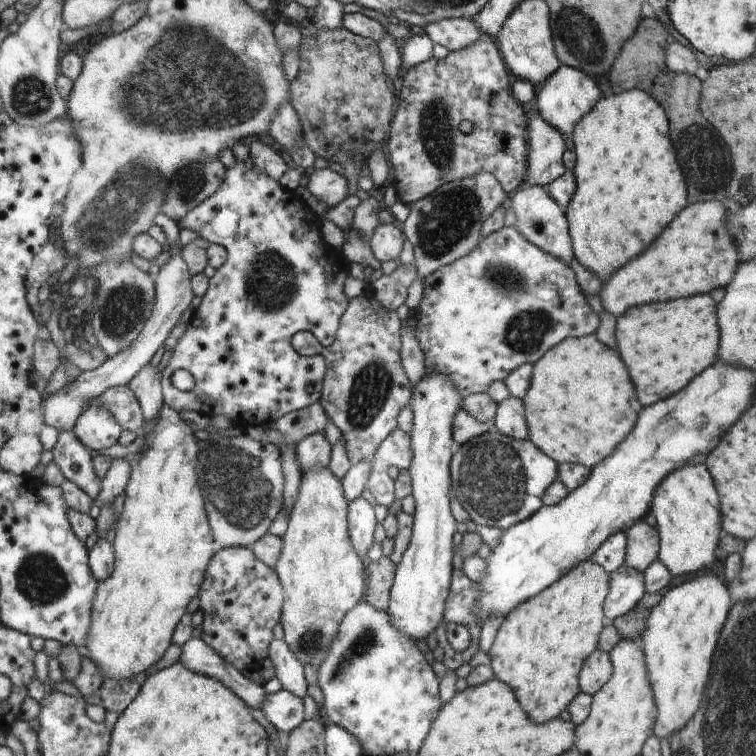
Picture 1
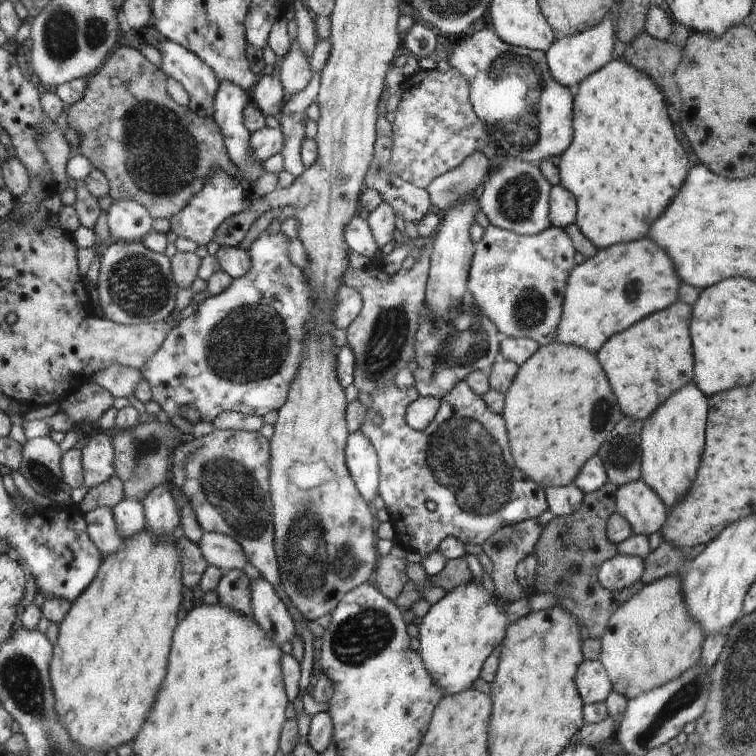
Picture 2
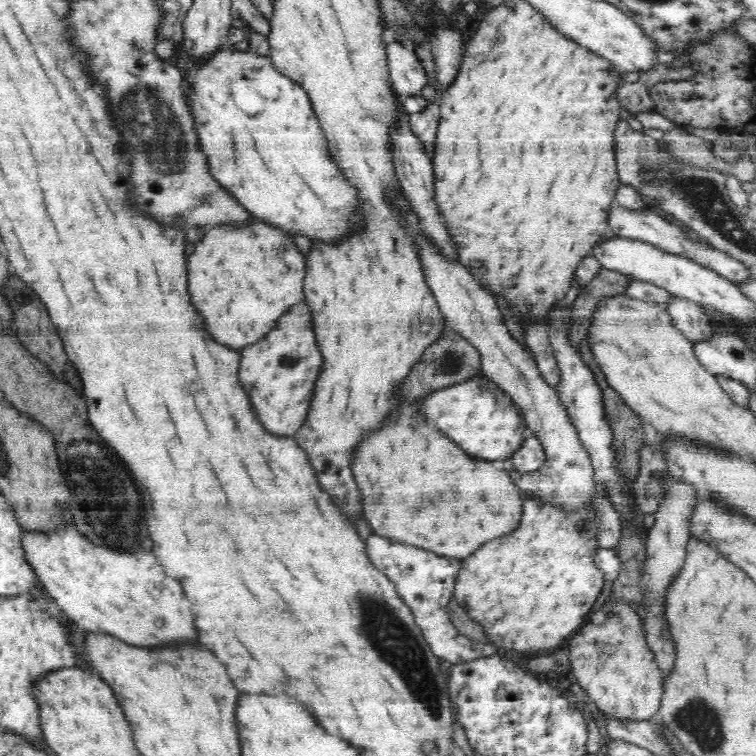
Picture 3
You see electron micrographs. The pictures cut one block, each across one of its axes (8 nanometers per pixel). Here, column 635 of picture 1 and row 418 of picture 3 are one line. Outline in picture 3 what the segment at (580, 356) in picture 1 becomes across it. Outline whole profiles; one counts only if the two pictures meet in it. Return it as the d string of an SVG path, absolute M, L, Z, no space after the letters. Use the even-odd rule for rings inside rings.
M422 403L402 404L392 418L376 432L368 434L353 452L352 472L362 494L361 506L374 535L392 538L410 546L432 551L445 557L465 559L484 542L514 531L521 520L524 493L512 482L509 472L494 461L478 466L450 440L444 431L428 426Z

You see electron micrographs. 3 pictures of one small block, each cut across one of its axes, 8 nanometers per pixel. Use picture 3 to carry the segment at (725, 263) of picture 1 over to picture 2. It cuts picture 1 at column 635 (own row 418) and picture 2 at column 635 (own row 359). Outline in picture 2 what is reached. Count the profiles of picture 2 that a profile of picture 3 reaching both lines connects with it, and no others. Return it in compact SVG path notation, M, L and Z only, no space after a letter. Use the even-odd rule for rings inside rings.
M638 240L634 244L616 244L612 248L601 248L574 269L574 276L570 276L570 288L566 288L566 316L561 316L562 328L557 328L557 341L562 344L582 346L592 353L597 353L604 343L624 328L637 323L640 318L652 315L662 308L668 308L678 301L680 276L674 265L673 258L666 254L652 242L652 240Z

